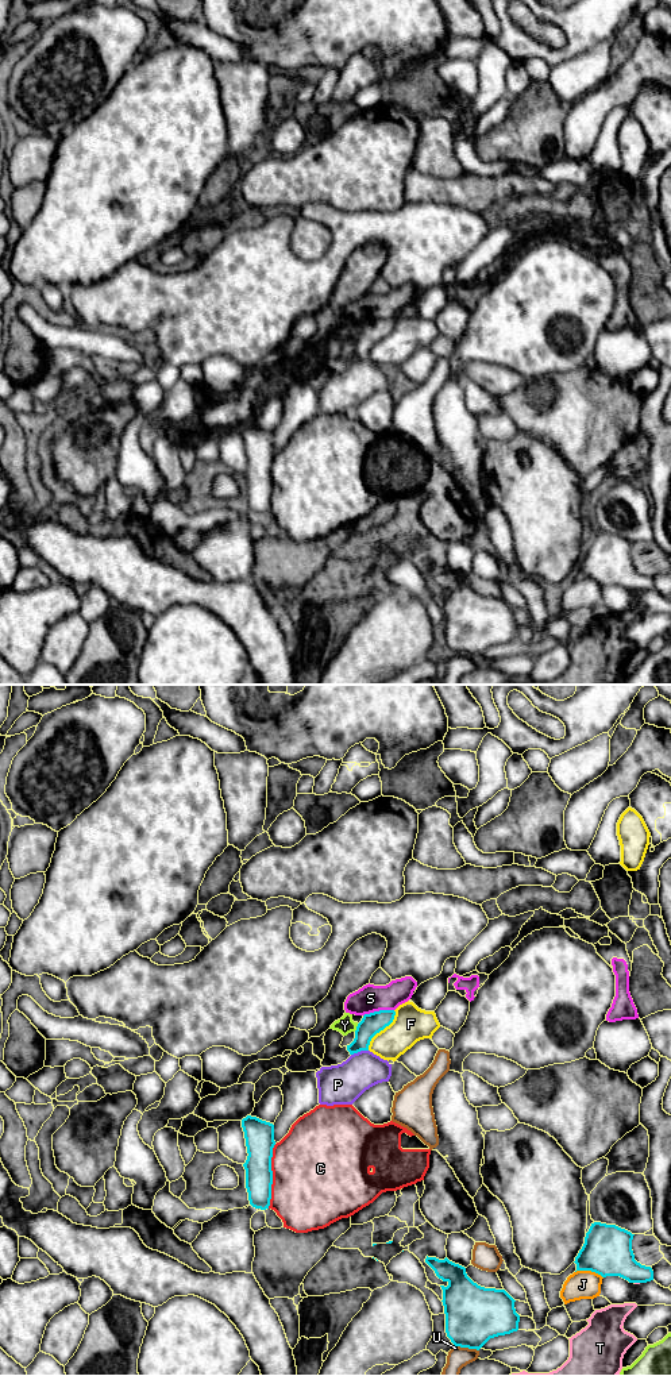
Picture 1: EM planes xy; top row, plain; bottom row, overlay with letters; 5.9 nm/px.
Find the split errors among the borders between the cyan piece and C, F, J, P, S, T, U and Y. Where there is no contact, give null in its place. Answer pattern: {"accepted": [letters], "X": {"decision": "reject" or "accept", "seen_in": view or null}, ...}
{"accepted": [], "C": {"decision": "reject", "seen_in": "xy"}, "F": {"decision": "reject", "seen_in": "xy"}, "J": {"decision": "reject", "seen_in": "xy"}, "P": {"decision": "reject", "seen_in": "xy"}, "S": {"decision": "reject", "seen_in": "xy"}, "T": {"decision": "reject", "seen_in": "xy"}, "U": {"decision": "reject", "seen_in": "xy"}, "Y": {"decision": "reject", "seen_in": "xy"}}

